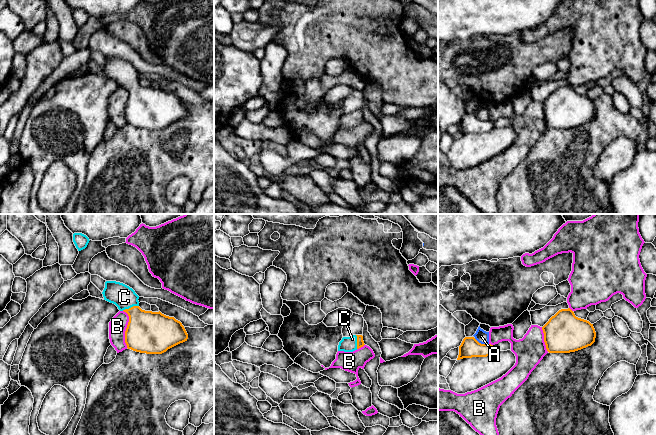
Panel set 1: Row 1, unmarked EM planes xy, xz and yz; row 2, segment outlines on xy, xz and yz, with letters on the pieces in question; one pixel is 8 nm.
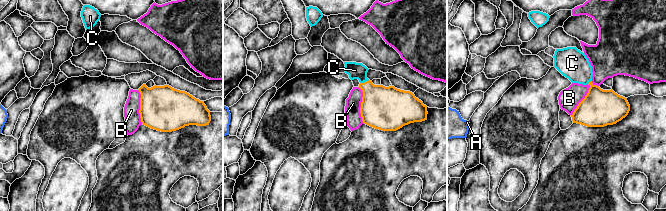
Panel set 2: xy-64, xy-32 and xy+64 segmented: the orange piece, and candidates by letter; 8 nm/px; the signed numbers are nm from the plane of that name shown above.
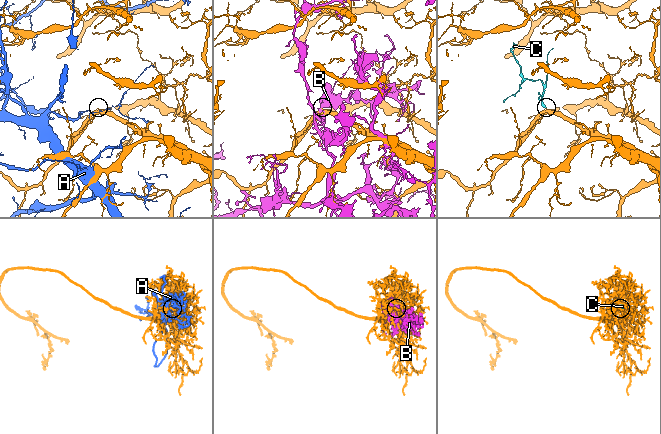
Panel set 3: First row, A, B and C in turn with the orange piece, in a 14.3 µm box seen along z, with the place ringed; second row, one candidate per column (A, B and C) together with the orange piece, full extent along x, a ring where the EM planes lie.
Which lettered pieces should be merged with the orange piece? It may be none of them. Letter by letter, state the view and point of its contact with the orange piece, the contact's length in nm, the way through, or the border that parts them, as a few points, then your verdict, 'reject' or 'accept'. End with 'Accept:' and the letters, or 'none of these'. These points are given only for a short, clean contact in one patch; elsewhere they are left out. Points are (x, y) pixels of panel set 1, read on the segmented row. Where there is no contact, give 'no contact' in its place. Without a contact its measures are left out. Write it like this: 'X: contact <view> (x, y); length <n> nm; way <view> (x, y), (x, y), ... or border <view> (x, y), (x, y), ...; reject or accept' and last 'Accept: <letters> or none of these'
A: contact yz (480, 343); length 130 nm; reject
B: contact xy (126, 329); length 300 nm; reject
C: contact xy (131, 307); length 140 nm; way xy (148, 332), (131, 307), (124, 297); accept
Accept: C

